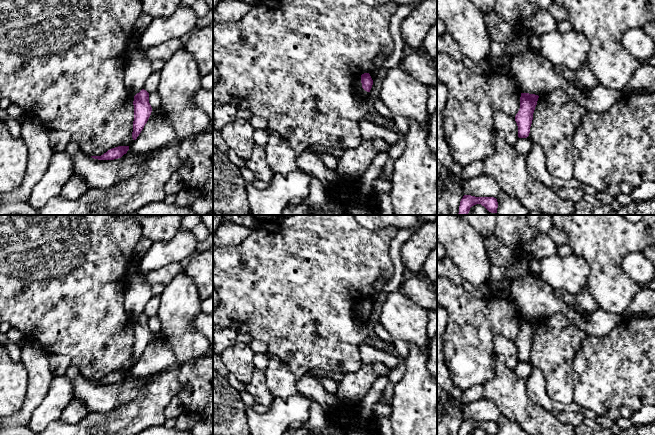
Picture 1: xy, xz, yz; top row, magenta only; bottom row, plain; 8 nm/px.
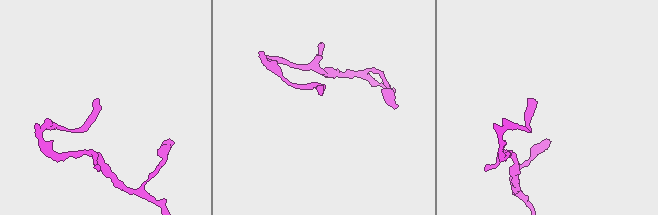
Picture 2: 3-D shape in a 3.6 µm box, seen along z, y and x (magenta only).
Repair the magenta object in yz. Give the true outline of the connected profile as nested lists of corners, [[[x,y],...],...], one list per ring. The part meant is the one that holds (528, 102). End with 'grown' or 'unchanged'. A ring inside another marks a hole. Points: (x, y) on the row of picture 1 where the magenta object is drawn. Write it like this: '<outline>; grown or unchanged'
[[[521,93],[520,109],[515,116],[518,126],[518,137],[527,138],[533,120],[533,113],[537,105],[539,96],[529,93]]]; unchanged

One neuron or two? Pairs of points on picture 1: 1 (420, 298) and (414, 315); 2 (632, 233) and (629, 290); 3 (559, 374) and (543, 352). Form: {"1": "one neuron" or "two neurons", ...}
{"1": "two neurons", "2": "one neuron", "3": "one neuron"}

